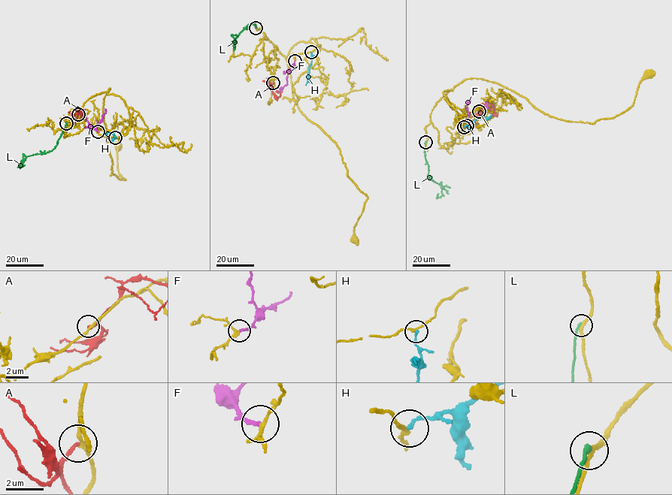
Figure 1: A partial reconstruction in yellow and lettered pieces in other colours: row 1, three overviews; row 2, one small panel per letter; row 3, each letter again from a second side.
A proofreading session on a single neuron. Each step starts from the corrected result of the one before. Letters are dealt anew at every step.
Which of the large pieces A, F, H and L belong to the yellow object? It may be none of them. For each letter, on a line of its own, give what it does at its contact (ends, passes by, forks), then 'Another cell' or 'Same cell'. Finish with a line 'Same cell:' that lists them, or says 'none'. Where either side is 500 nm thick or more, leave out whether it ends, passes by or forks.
A: It ends there. Another cell
F: It ends there. Same cell
H: It ends there. Another cell
L: It ends there. Another cell
Same cell: F

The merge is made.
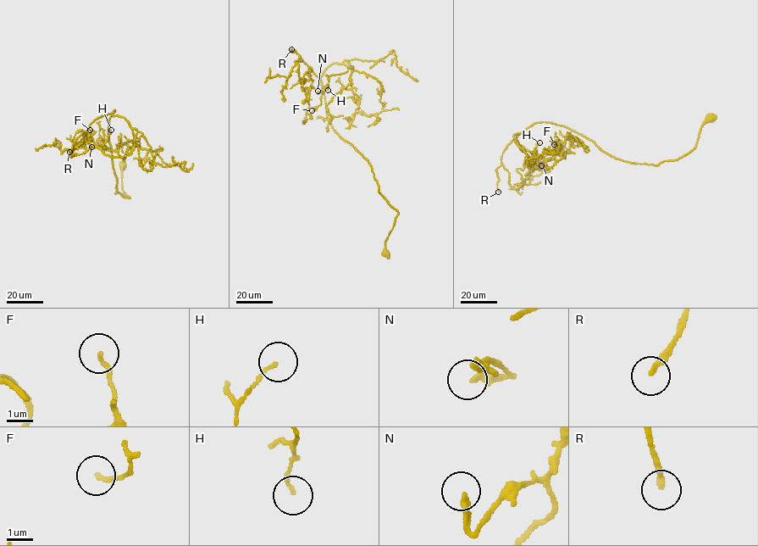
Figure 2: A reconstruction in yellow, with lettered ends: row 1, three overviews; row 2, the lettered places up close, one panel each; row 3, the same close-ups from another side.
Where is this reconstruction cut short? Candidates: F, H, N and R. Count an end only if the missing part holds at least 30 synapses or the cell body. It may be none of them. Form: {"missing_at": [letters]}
{"missing_at": ["R"]}

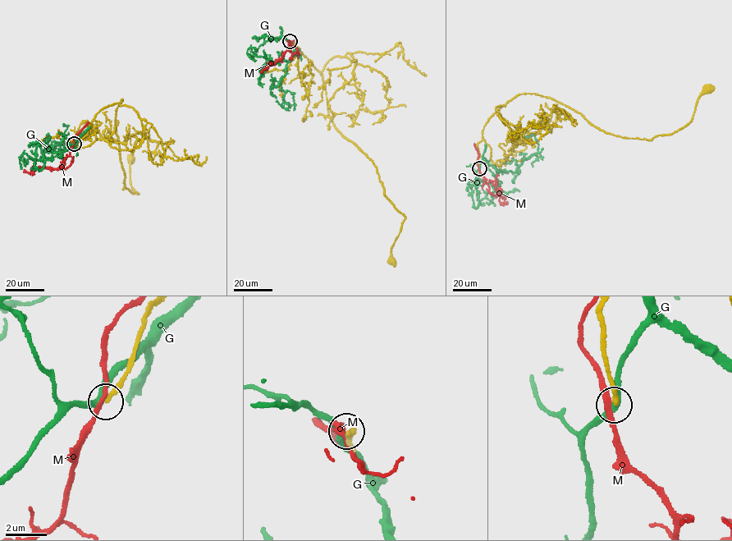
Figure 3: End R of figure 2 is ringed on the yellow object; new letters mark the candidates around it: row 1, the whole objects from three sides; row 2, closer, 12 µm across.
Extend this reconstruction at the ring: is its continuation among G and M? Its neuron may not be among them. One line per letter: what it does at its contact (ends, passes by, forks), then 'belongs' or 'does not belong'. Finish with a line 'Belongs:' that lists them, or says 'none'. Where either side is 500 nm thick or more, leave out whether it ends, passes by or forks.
G: it passes by; does not belong
M: it passes by; does not belong
Belongs: none

